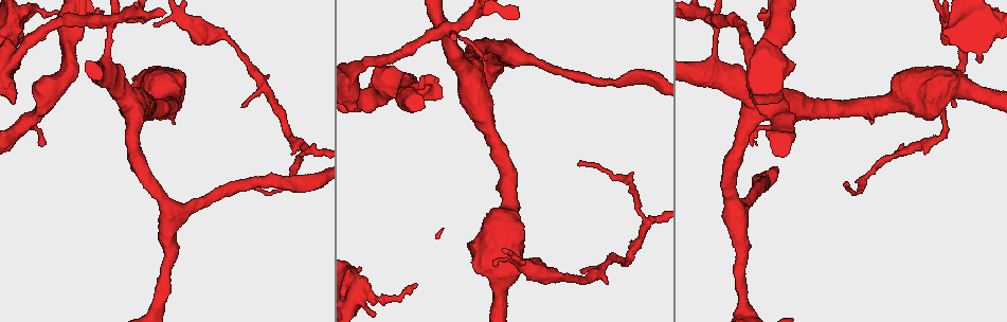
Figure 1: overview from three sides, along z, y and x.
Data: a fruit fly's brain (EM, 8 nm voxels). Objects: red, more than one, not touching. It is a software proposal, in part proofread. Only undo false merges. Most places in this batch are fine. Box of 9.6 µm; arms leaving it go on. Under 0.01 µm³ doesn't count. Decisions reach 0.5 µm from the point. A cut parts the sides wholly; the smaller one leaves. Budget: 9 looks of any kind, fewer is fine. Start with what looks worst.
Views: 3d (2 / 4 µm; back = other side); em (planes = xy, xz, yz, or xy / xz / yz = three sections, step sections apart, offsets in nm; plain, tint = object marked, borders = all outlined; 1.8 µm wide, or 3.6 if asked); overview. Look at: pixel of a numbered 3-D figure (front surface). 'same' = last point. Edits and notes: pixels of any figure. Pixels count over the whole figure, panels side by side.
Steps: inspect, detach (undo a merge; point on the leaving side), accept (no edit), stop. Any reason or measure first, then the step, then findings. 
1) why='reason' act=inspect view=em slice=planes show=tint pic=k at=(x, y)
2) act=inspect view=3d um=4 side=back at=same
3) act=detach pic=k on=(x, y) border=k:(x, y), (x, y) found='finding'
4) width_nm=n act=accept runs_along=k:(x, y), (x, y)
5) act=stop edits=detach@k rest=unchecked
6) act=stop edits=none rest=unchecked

why='abrupt turn' act=inspect view=em um=3.6 slice=planes show=tint pic=1 at=(108, 25)

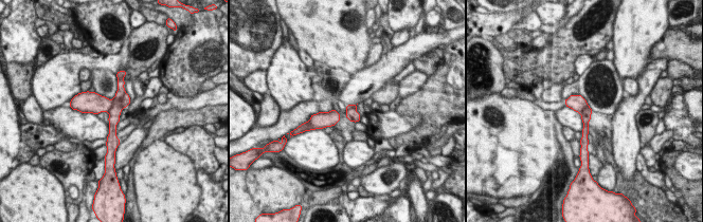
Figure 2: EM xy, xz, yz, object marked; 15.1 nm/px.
width_nm=190 act=detach pic=2 on=(126, 99) border=2:(125, 92), (122, 98), (123, 107) found='two cells meet here'

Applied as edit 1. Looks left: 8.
why='three arms meet' act=inspect view=em slice=xz step=16 show=tint pic=1 at=(909, 149)

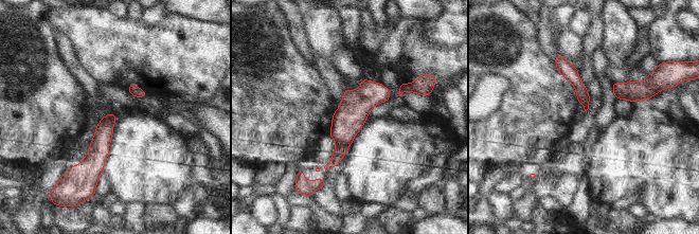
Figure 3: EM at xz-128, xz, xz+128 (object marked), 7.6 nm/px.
act=inspect view=em slice=planes show=tint at=same

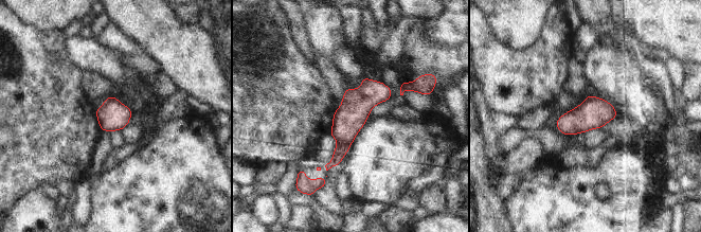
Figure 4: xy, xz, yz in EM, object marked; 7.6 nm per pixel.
act=accept runs_along=4:(379, 84), (348, 119), (334, 162) found='all the same cell'

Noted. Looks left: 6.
why='a fork' act=inspect view=em slice=yz step=8 show=tint pic=1 at=(782, 121)

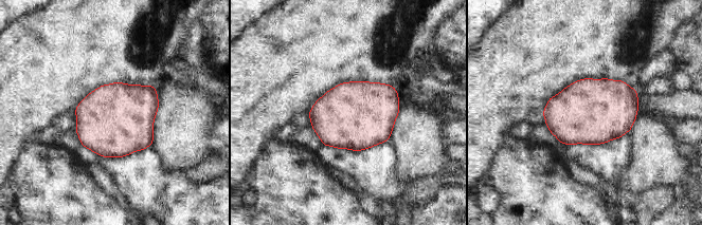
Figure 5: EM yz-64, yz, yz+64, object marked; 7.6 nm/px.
act=accept found='continuous, no second cell'

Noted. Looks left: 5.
act=stop edits=detach@2 rest=unchecked

